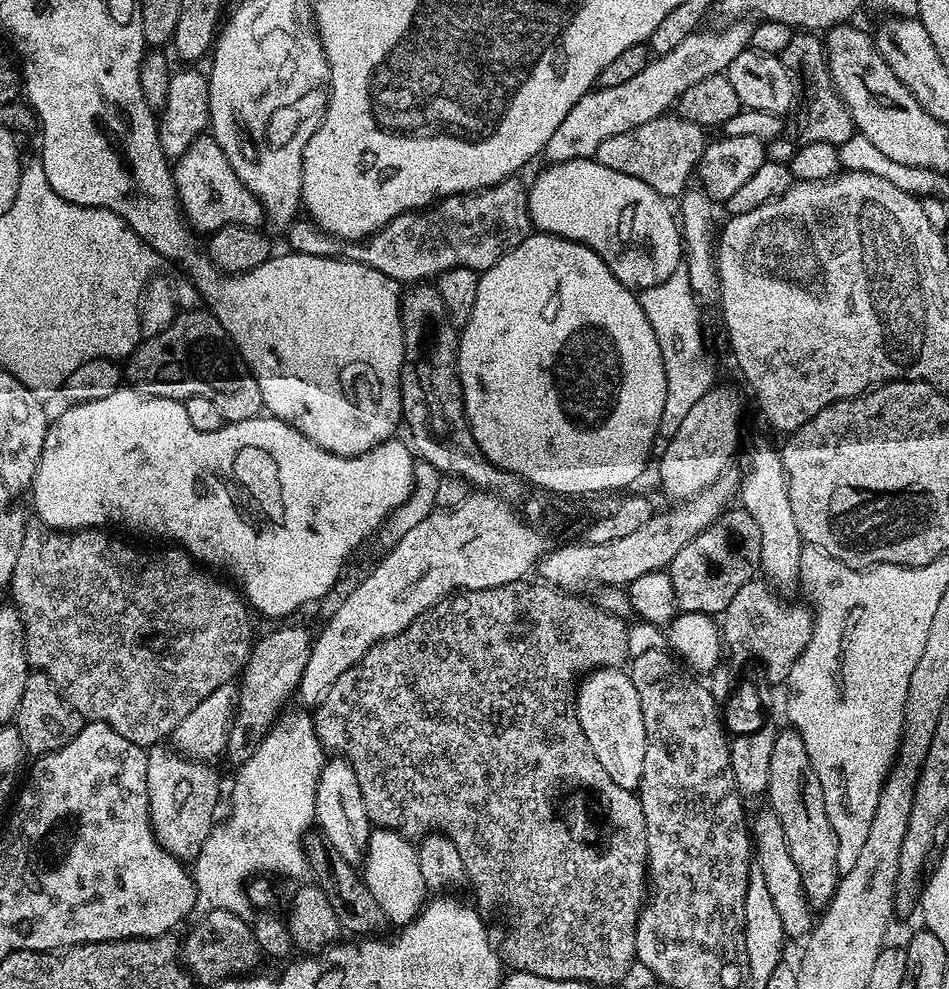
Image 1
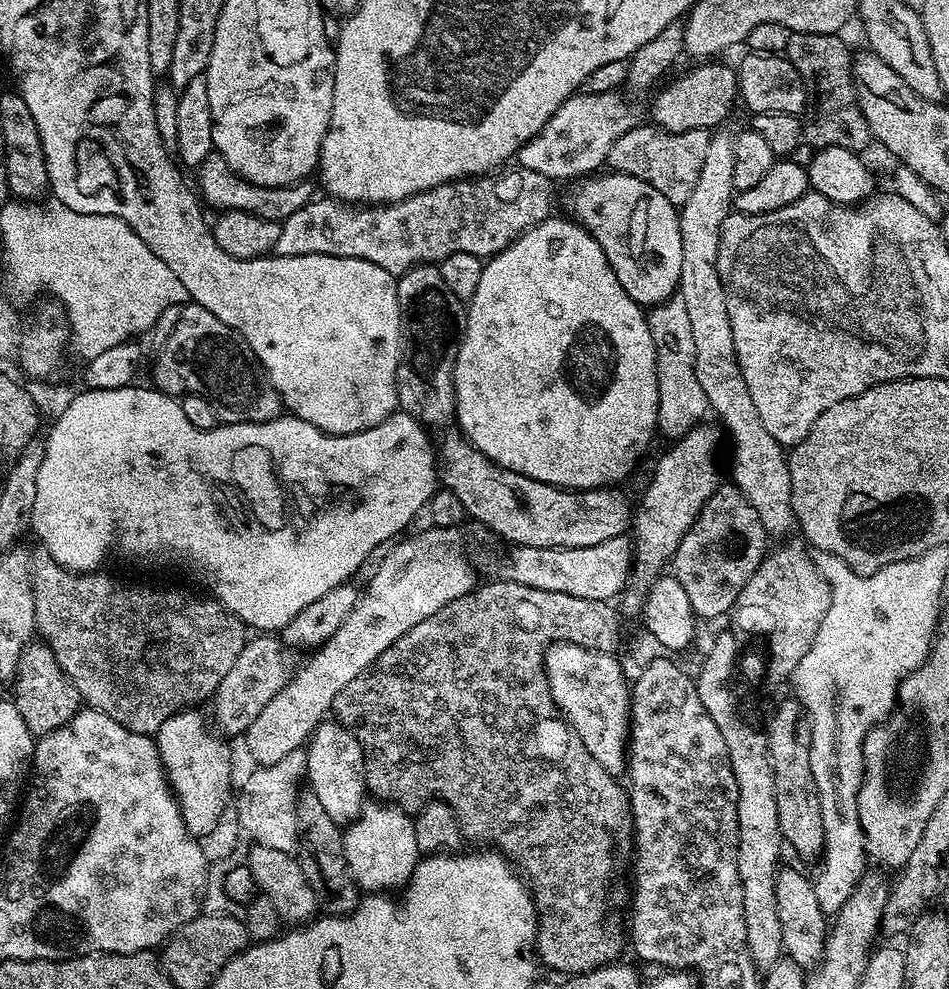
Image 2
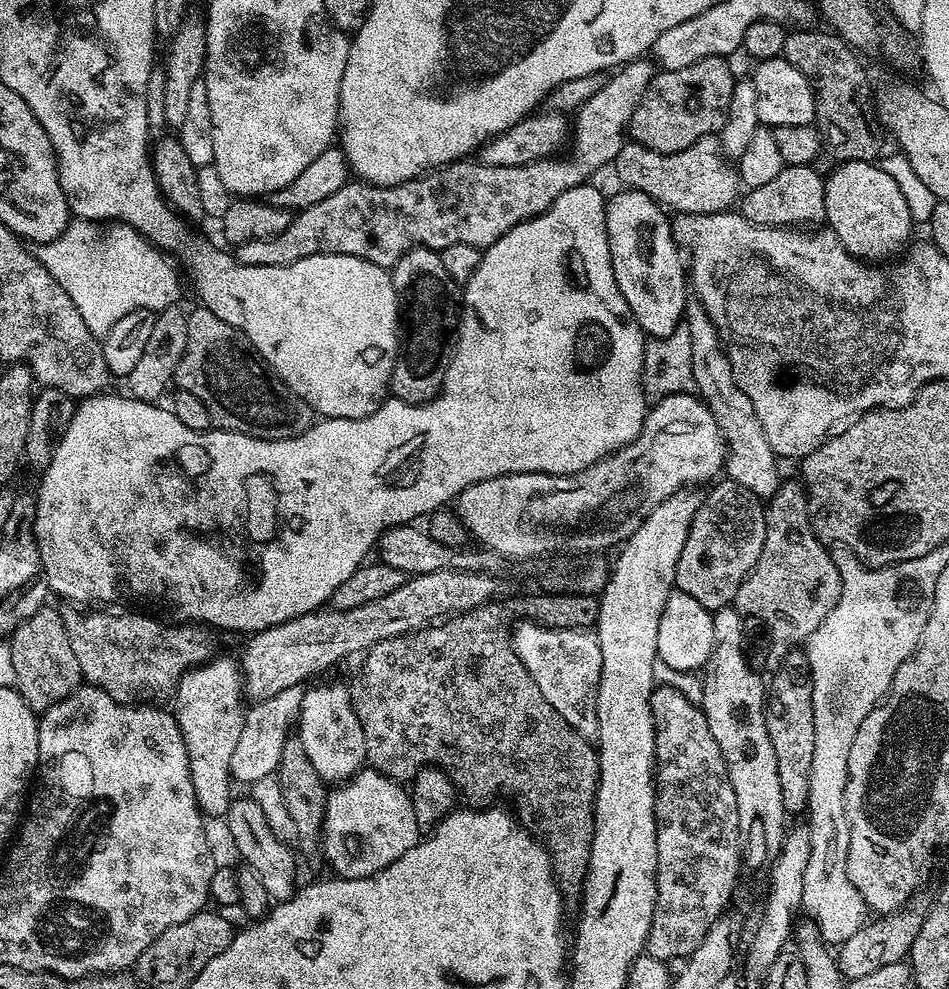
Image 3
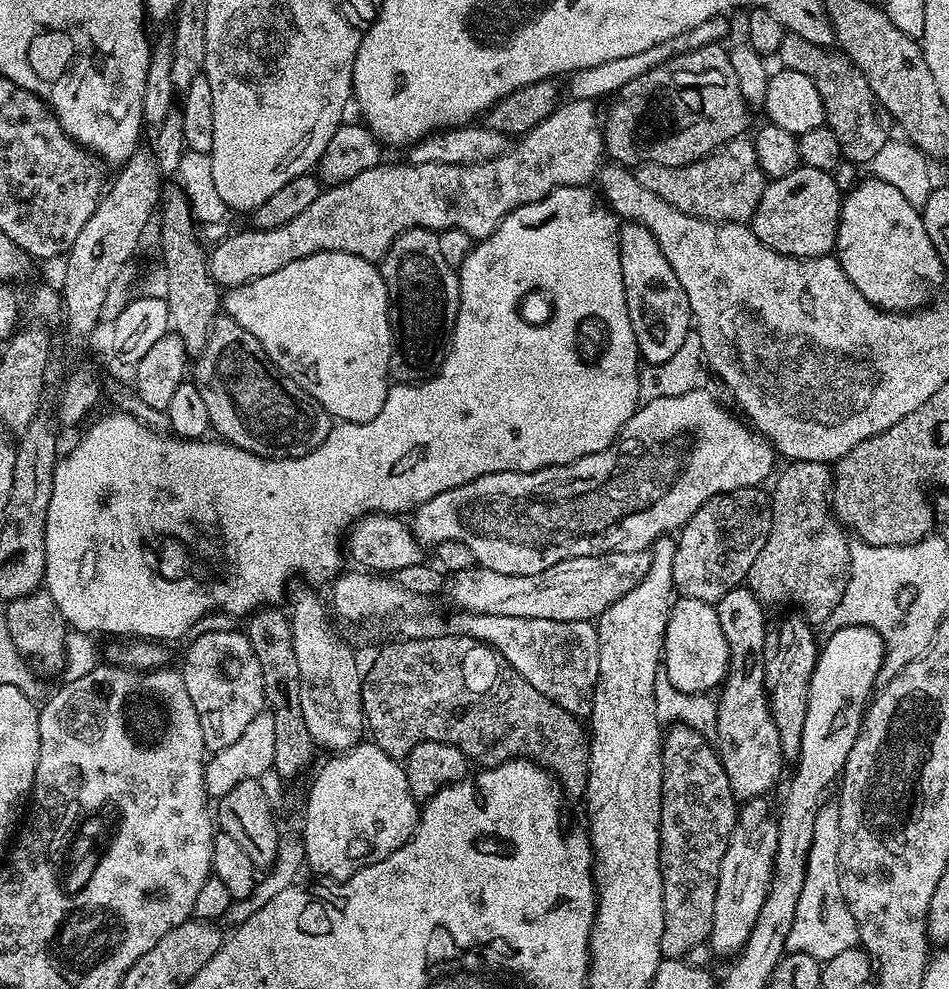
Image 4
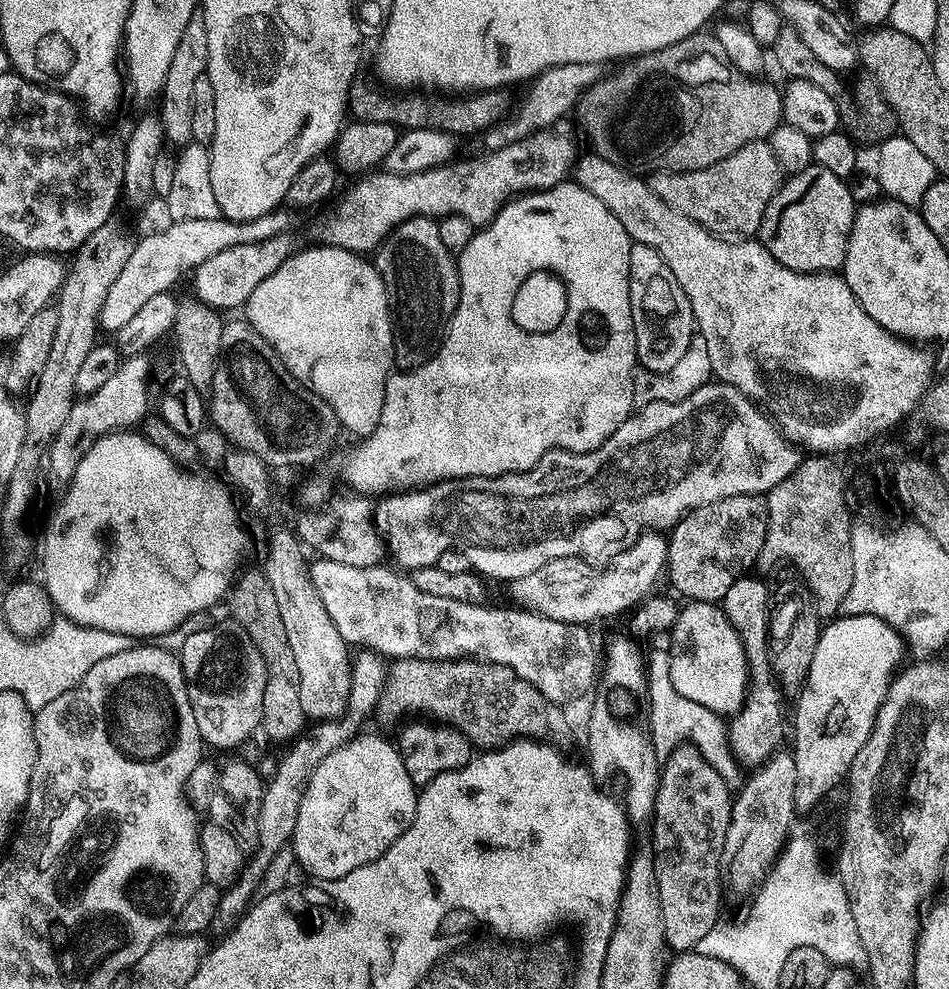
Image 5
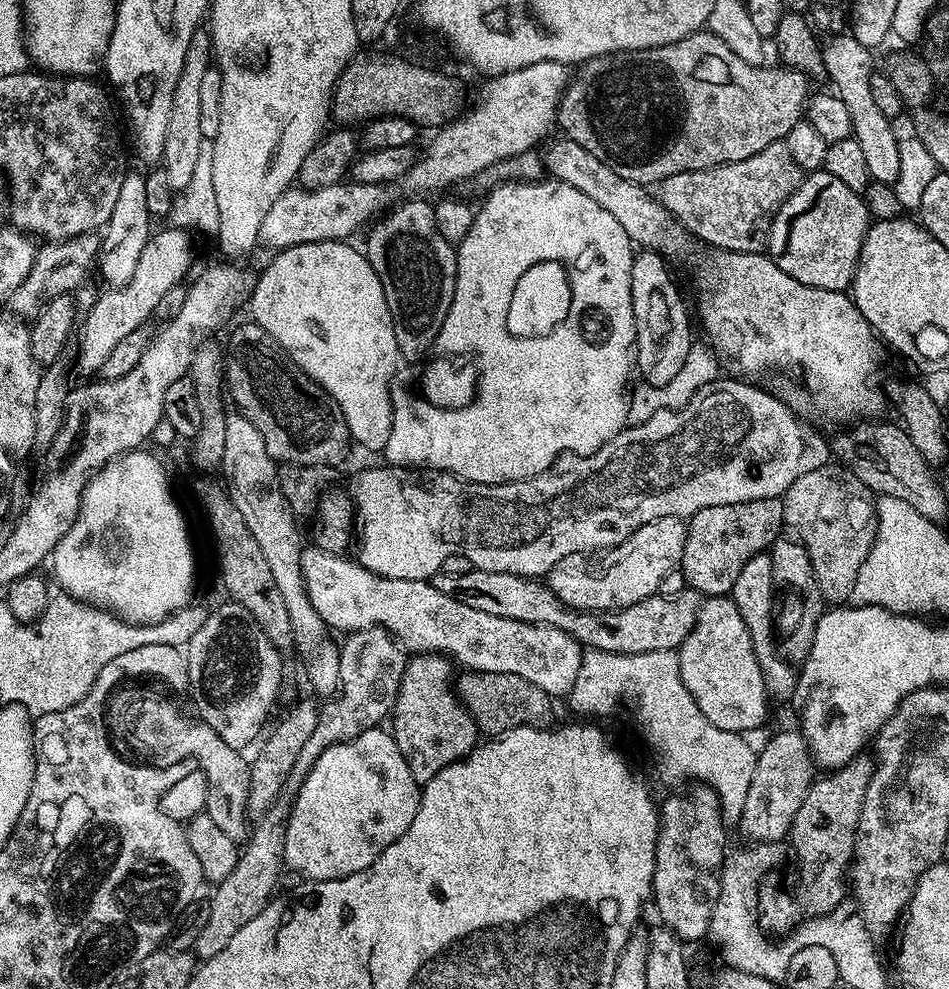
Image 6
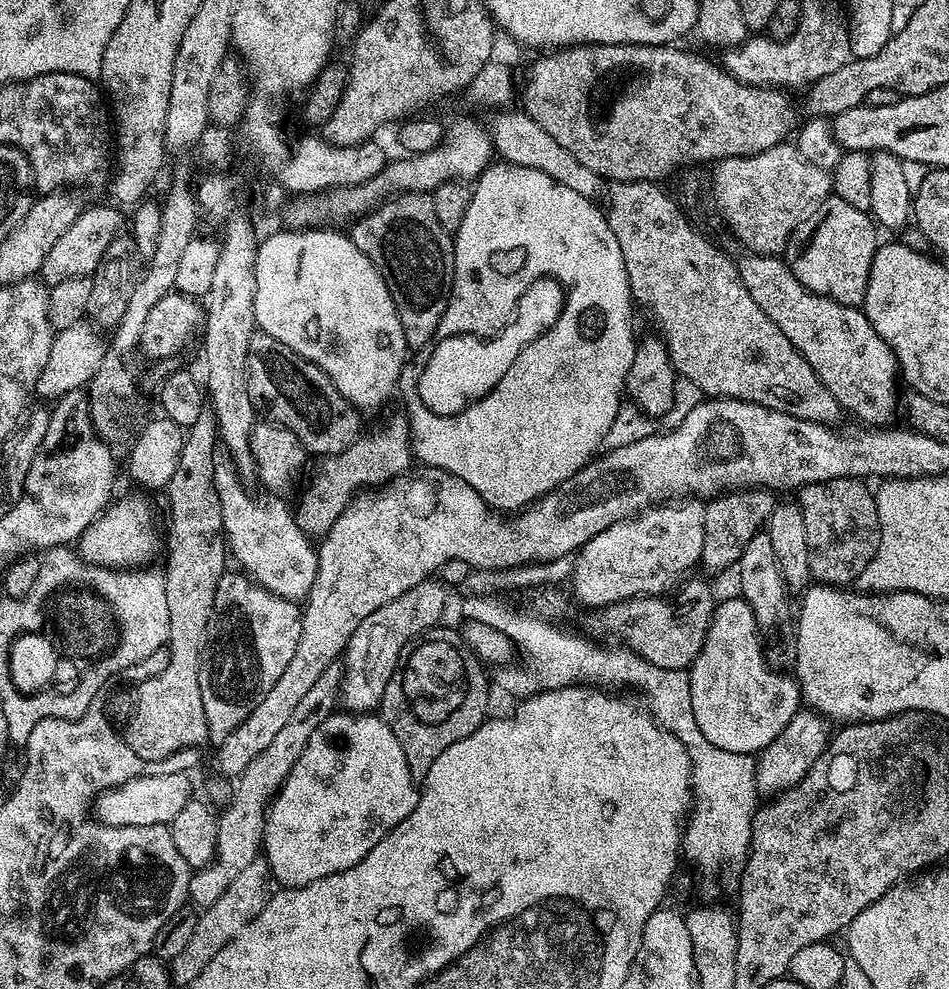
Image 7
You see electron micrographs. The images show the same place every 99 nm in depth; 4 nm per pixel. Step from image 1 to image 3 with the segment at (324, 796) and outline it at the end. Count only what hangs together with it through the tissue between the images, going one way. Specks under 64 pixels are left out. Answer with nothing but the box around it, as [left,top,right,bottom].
[298,684,368,785]

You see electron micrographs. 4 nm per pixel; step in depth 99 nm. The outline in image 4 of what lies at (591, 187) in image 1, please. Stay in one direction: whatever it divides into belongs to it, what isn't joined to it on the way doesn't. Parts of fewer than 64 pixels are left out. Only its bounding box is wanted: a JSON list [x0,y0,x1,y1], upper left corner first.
[620,224,694,362]

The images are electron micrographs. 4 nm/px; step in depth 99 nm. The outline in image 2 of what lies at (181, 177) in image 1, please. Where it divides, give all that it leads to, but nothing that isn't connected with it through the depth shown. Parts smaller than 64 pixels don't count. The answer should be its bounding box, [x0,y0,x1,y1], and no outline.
[198,154,317,221]

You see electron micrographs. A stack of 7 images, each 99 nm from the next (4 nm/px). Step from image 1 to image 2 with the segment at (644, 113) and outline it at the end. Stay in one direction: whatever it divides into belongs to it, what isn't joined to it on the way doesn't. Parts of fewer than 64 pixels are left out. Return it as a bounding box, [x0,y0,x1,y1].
[518,91,641,182]

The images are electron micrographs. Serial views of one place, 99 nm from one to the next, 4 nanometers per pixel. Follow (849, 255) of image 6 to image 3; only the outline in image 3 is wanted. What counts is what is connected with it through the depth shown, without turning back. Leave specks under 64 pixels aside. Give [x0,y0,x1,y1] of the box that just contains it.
[742,166,824,228]

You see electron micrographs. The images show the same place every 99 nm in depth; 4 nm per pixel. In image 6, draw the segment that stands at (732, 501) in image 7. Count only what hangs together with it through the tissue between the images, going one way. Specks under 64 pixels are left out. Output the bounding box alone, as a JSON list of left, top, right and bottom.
[679,498,786,596]

